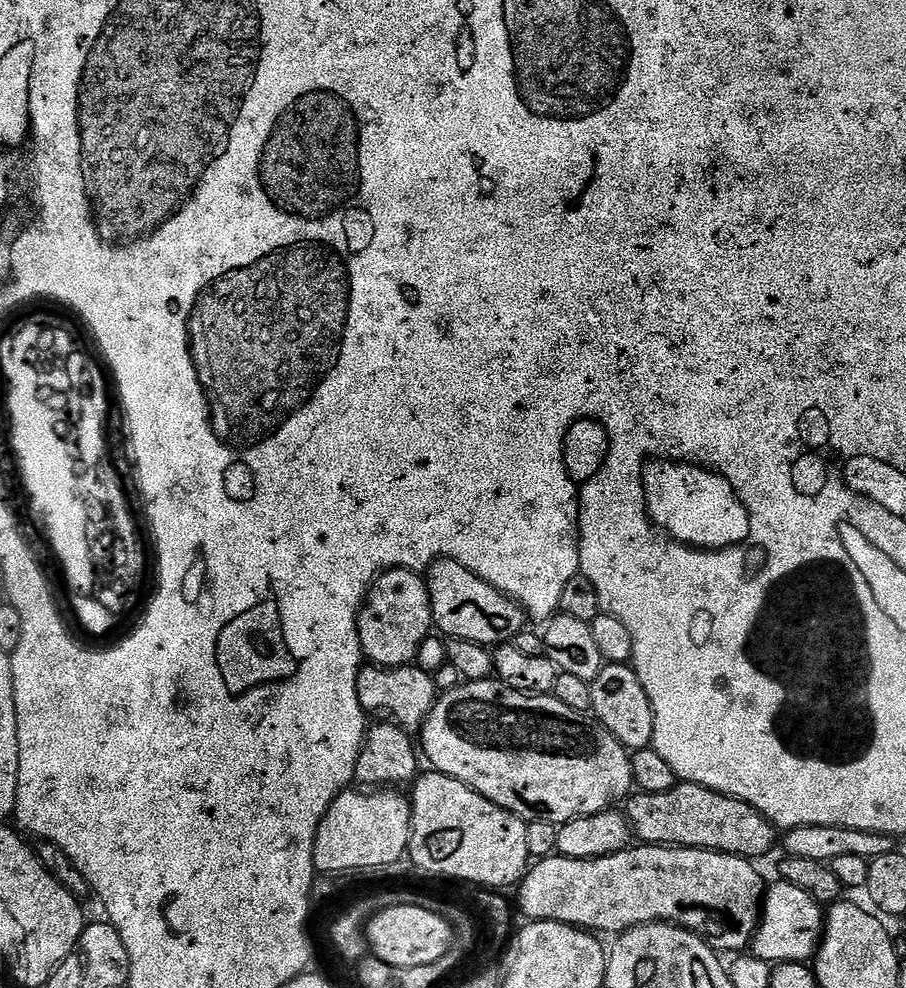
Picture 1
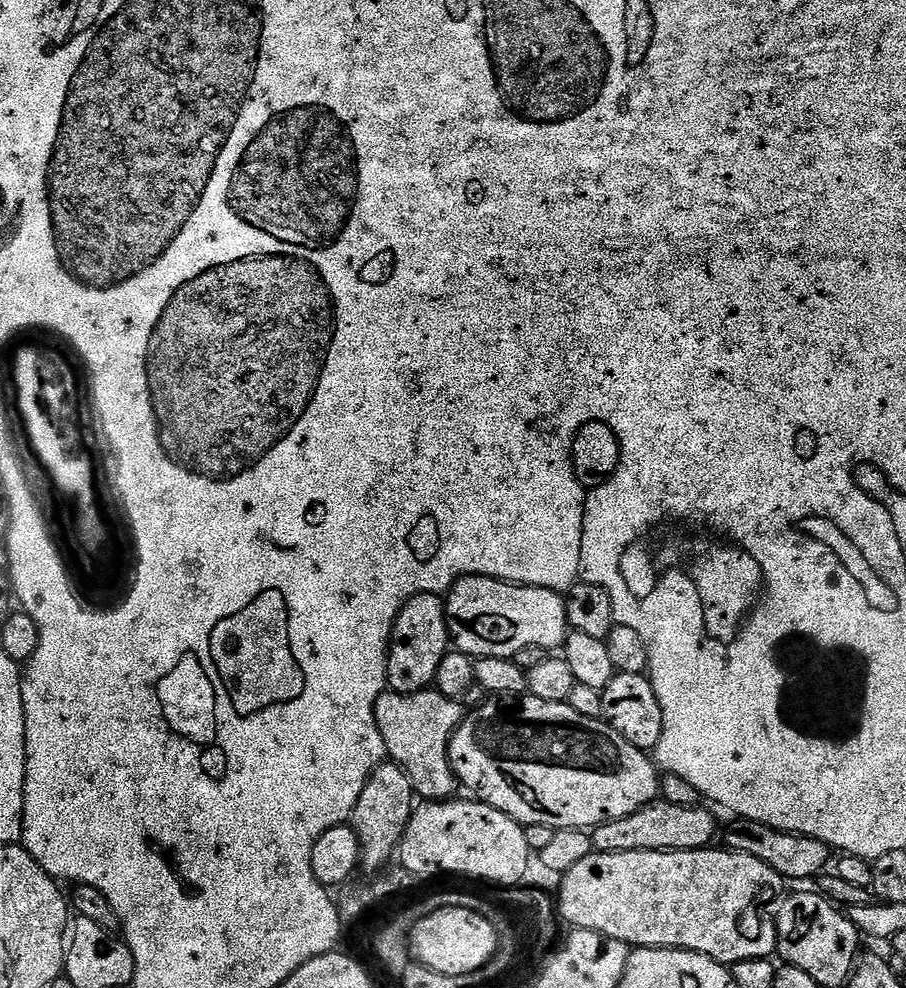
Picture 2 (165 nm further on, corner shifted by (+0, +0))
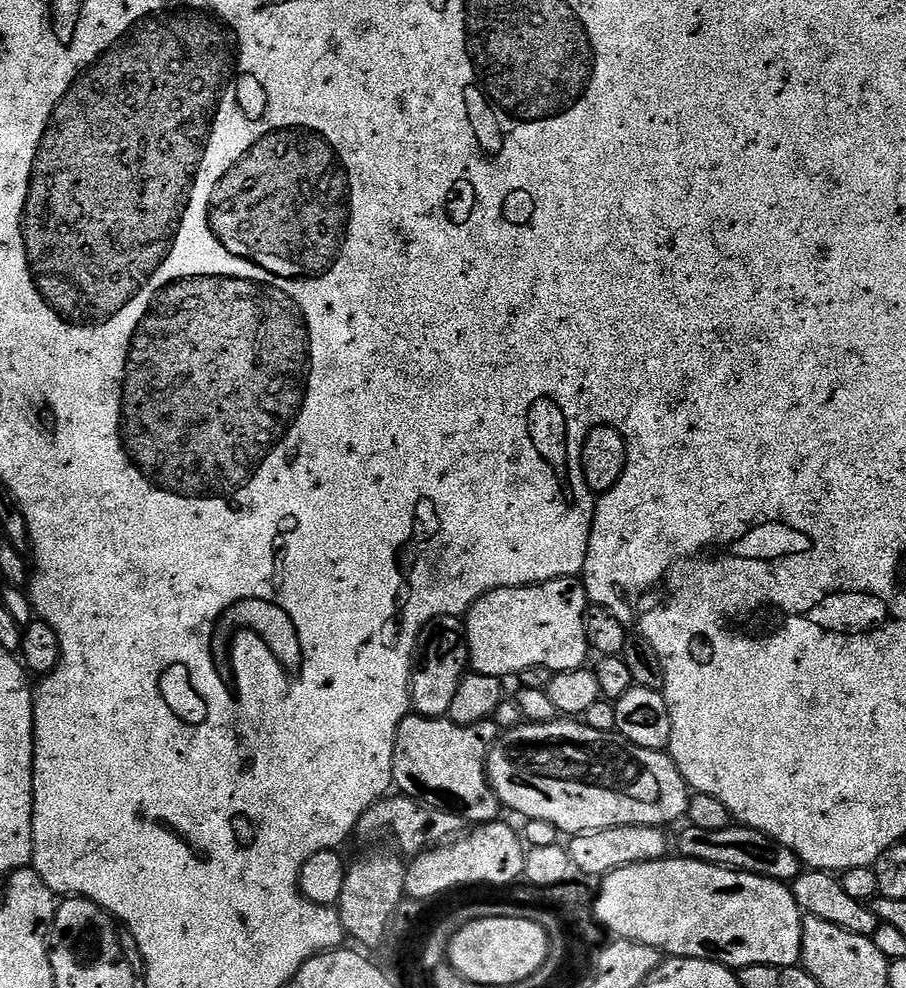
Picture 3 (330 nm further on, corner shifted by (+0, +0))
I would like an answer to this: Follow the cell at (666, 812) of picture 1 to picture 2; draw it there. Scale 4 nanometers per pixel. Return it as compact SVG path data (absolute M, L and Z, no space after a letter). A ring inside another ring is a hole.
M663 798L646 805L642 810L614 822L599 824L591 829L592 847L597 852L692 852L696 848L707 848L717 839L716 820L704 809L704 806L674 806Z

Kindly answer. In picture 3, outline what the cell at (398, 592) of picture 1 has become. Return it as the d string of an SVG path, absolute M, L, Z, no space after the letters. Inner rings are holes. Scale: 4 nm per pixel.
M440 616L428 623L414 657L412 712L435 720L447 717L450 702L454 702L454 694L469 668L467 623L458 616Z

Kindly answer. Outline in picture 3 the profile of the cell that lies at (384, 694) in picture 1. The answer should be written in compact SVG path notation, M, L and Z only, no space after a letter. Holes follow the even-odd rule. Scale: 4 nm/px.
M410 714L398 726L392 783L411 800L418 800L430 808L454 812L469 825L499 821L502 805L488 782L488 752L501 735L502 730L493 719L464 728L447 718L435 720Z

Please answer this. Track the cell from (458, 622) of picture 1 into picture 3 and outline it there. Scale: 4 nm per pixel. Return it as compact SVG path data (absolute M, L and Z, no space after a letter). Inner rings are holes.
M570 576L529 588L487 592L466 613L471 671L516 678L522 670L530 670L530 666L546 666L554 674L585 667L584 659L590 656L586 638L589 607L583 579Z

